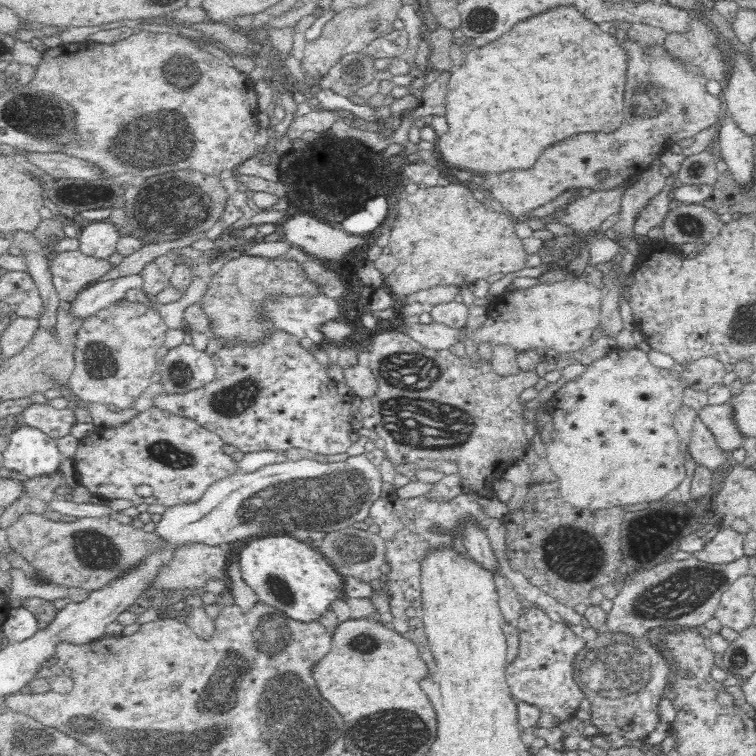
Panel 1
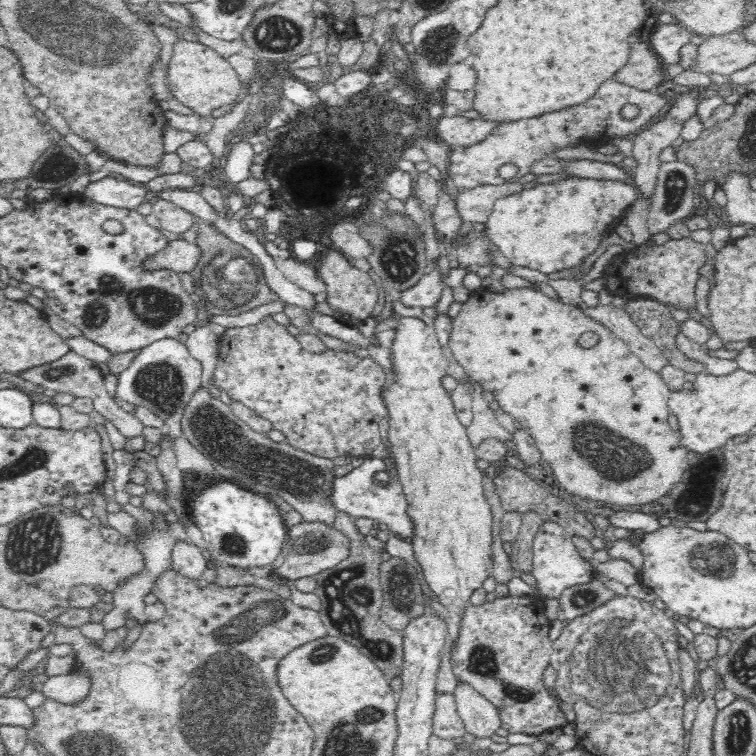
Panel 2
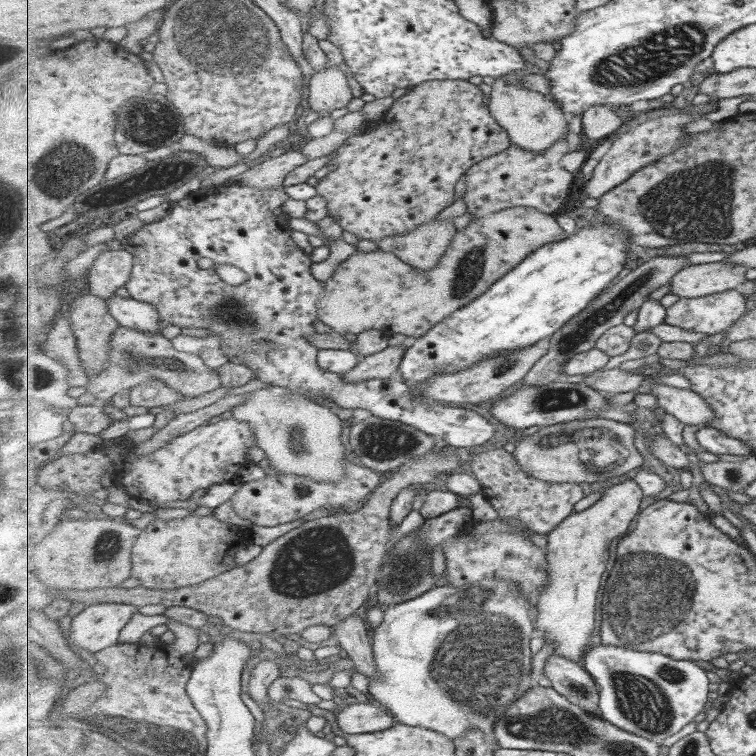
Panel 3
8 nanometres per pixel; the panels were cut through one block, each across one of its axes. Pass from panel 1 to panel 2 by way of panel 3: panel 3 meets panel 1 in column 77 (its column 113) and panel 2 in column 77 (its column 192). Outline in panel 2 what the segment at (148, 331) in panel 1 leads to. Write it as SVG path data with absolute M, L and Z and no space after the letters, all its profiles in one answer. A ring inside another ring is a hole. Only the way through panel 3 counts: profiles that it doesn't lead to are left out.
M71 349L55 362L26 370L26 372L18 374L18 376L25 380L30 380L44 389L53 390L55 393L69 393L75 397L90 398L93 401L96 412L99 412L106 420L110 420L120 434L128 439L136 436L142 437L144 425L137 417L121 409L114 402L114 399L110 398L109 392L105 388L106 384L104 384L105 375L100 372L97 364L92 360L86 360L86 358L76 354Z

